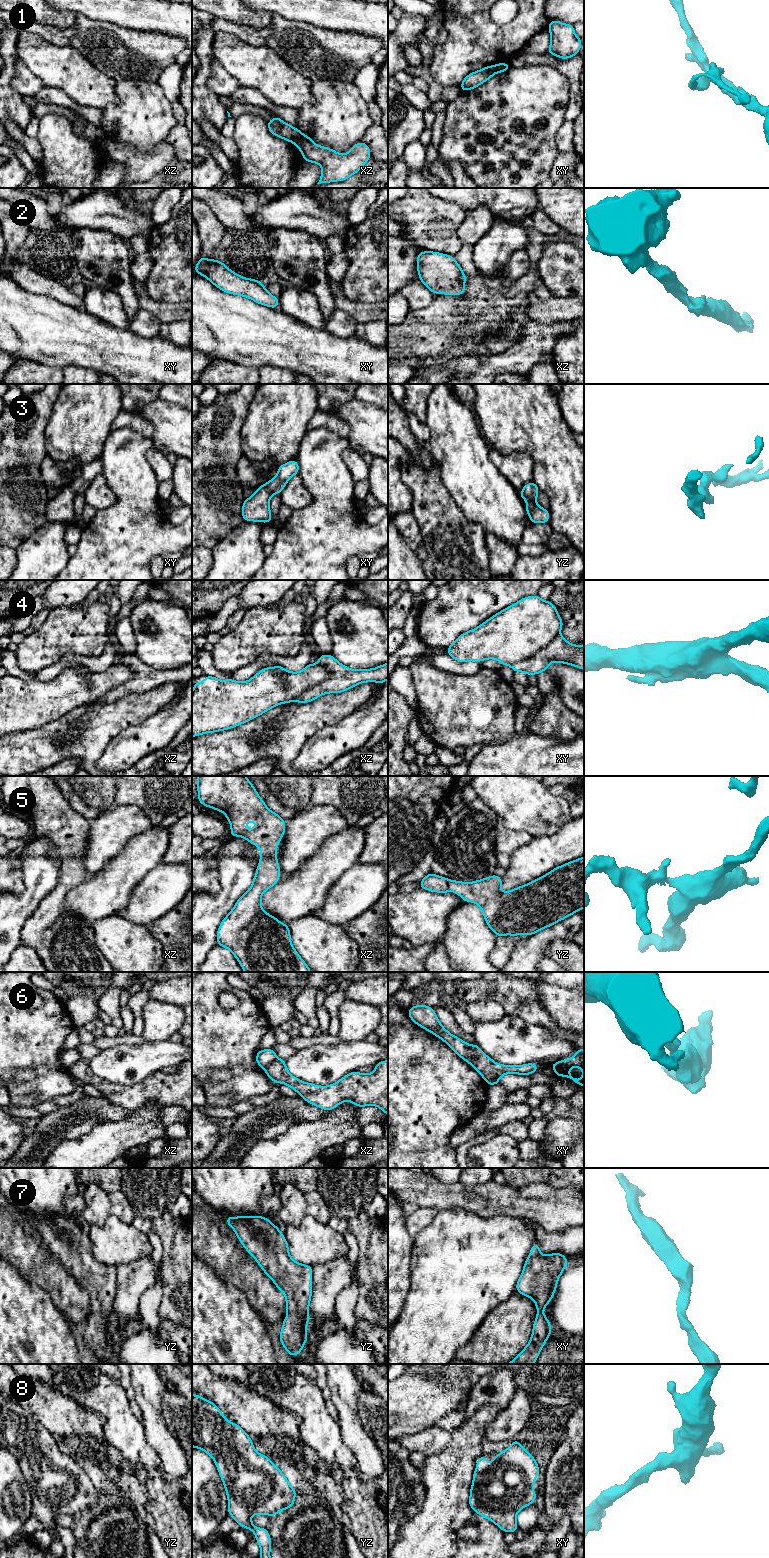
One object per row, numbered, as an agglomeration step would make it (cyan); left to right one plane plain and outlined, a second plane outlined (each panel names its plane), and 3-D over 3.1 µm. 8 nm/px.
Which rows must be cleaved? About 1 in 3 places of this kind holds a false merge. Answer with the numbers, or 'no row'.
1, 4, 6

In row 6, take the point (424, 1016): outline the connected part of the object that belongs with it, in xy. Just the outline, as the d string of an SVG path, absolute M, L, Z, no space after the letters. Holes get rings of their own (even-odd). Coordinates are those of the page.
M416 1005L411 1007L407 1013L415 1024L442 1039L459 1057L472 1065L470 1045L449 1033L440 1024L433 1008L427 1005Z

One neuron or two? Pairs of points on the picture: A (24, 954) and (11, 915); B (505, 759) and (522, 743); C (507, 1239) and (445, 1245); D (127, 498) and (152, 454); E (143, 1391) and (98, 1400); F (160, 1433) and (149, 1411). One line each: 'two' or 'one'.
A: two
B: one
C: one
D: two
E: two
F: one

